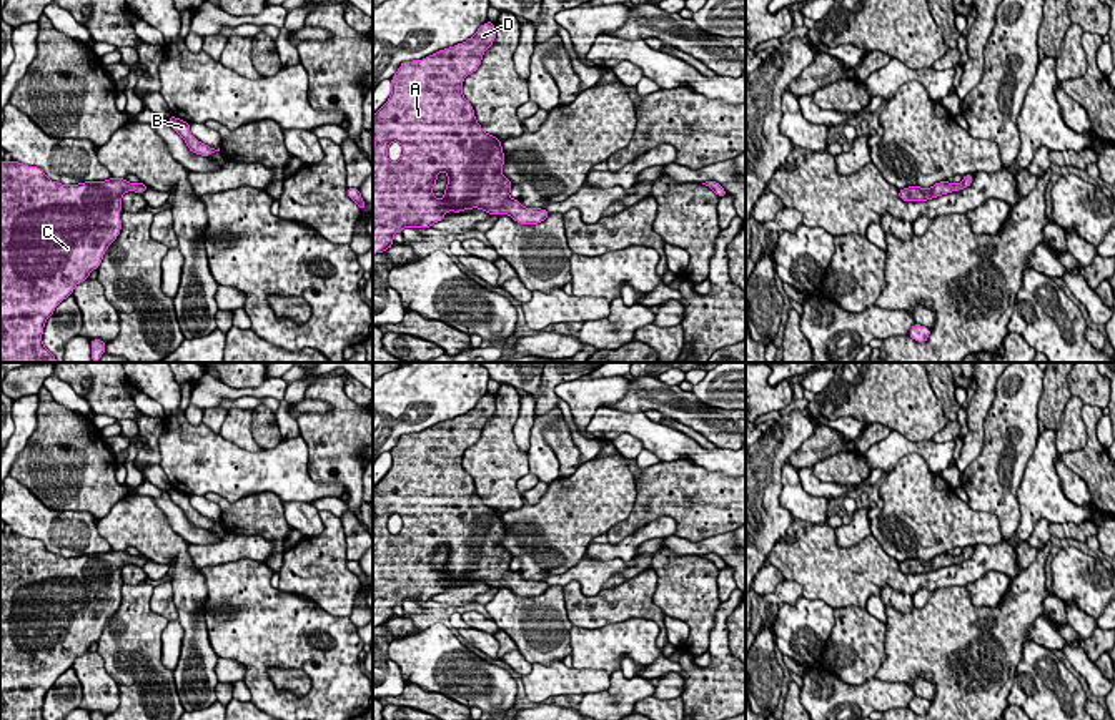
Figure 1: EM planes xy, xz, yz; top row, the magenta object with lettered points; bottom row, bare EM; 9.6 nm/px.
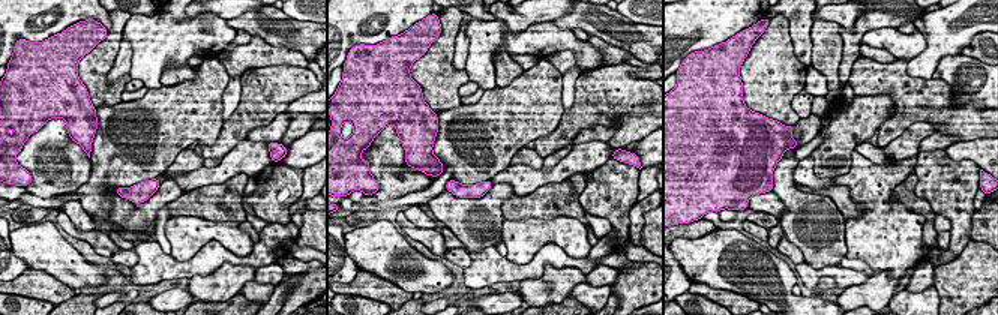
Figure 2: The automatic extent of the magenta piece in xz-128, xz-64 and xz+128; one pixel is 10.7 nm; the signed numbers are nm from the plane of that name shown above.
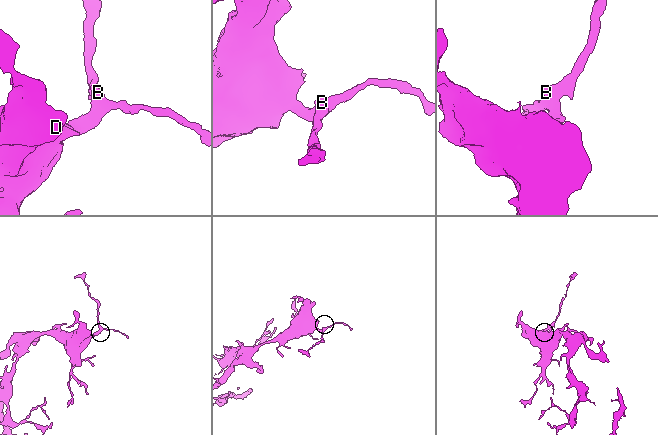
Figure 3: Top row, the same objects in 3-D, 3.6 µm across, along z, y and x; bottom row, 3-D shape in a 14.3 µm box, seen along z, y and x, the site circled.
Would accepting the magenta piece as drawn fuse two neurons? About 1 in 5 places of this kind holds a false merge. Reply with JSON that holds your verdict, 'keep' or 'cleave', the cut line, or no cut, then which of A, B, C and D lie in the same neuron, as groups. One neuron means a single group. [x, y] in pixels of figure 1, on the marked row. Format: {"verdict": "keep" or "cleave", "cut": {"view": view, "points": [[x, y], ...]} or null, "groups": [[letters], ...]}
{"verdict": "keep", "cut": null, "groups": [["A", "B", "C", "D"]]}

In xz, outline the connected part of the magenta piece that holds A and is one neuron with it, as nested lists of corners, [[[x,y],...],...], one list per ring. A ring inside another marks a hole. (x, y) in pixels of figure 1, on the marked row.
[[[486,22],[466,42],[423,60],[403,62],[393,75],[391,96],[373,115],[373,254],[388,251],[396,243],[393,234],[404,226],[431,228],[448,211],[478,208],[488,215],[508,215],[521,224],[538,224],[551,215],[543,208],[524,208],[509,196],[513,183],[501,173],[506,163],[501,140],[483,131],[473,105],[461,91],[464,78],[479,68],[494,38],[494,22]],[[393,141],[399,141],[403,148],[398,161],[388,160]],[[439,171],[448,175],[441,200],[433,195]]]

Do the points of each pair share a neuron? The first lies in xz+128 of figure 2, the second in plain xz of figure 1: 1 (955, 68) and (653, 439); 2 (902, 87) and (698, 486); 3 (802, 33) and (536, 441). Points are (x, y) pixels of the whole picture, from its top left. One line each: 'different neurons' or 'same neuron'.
1: same neuron
2: same neuron
3: different neurons

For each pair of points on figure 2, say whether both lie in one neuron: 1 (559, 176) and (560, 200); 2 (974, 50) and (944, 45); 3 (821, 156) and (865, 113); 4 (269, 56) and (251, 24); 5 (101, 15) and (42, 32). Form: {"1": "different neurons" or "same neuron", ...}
{"1": "different neurons", "2": "different neurons", "3": "same neuron", "4": "different neurons", "5": "same neuron"}

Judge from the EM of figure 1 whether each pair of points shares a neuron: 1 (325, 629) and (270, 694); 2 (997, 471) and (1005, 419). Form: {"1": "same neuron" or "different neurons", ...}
{"1": "same neuron", "2": "same neuron"}

